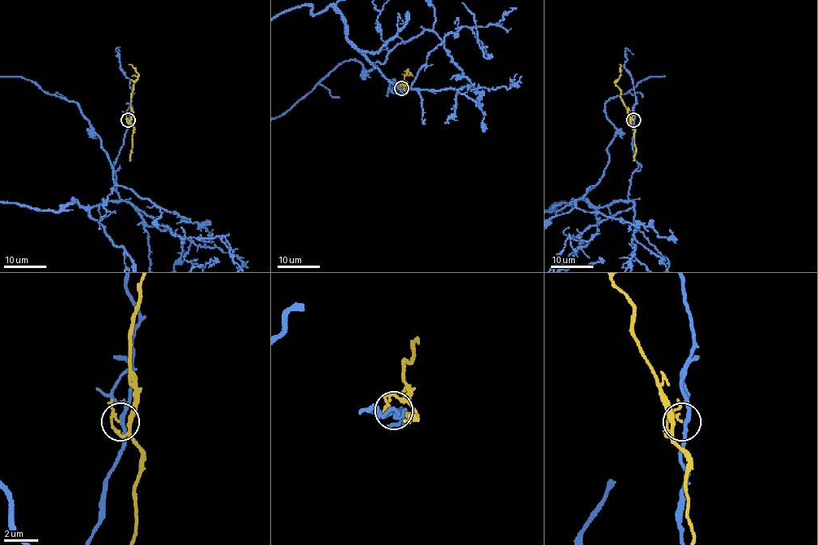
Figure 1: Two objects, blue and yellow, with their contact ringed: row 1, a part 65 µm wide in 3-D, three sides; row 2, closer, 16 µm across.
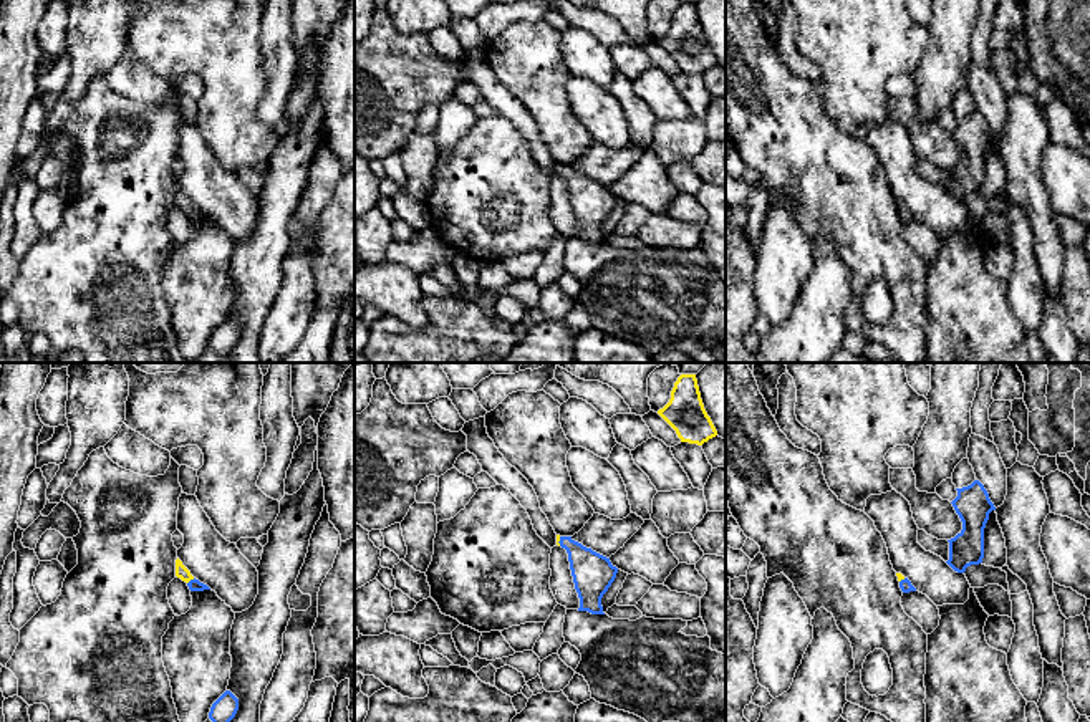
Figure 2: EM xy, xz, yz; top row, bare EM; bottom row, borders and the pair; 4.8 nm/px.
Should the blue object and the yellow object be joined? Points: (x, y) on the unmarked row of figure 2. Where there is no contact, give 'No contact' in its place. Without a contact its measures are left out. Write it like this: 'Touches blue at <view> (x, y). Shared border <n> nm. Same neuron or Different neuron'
Touches blue at xy (191, 209). Shared border 50 nm. Different neuron

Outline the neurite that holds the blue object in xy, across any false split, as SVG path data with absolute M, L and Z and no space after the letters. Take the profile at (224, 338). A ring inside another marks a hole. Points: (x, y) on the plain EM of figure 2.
M225 320L210 336L209 348L220 358L227 358L229 351L239 339L239 328Z

